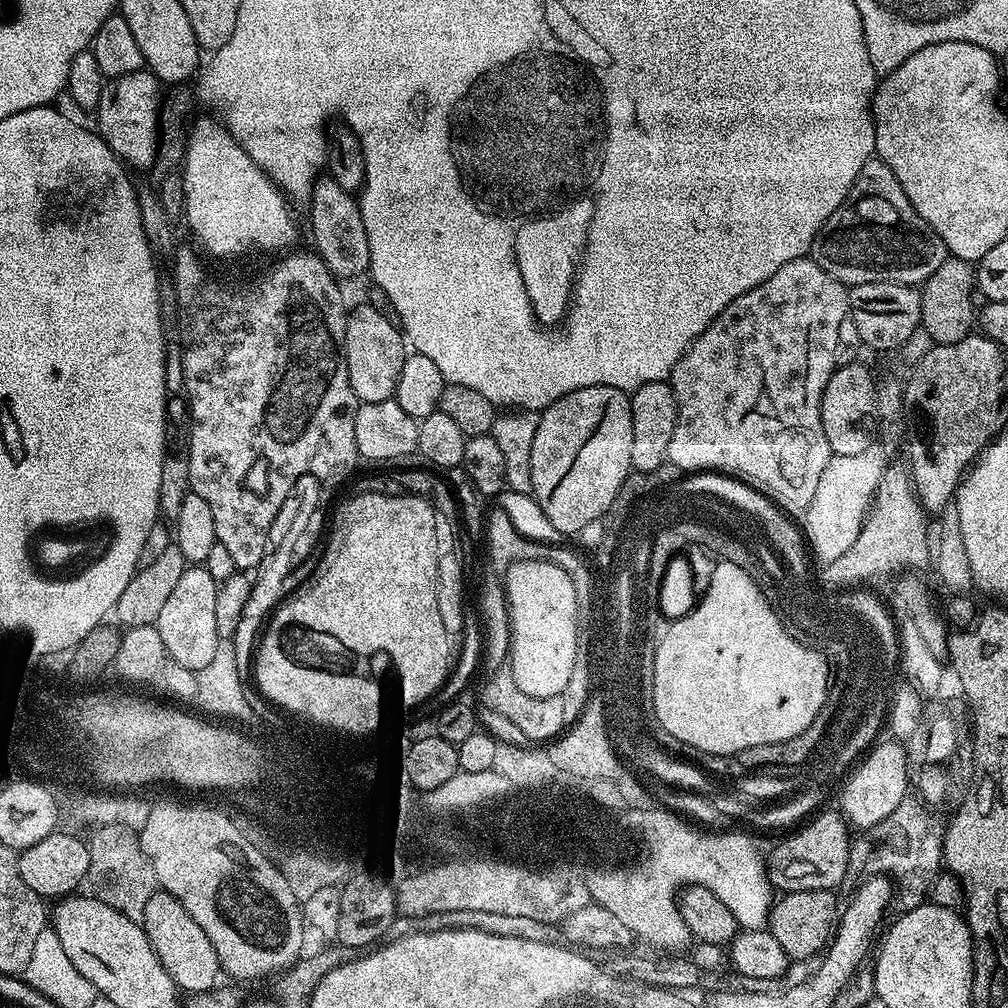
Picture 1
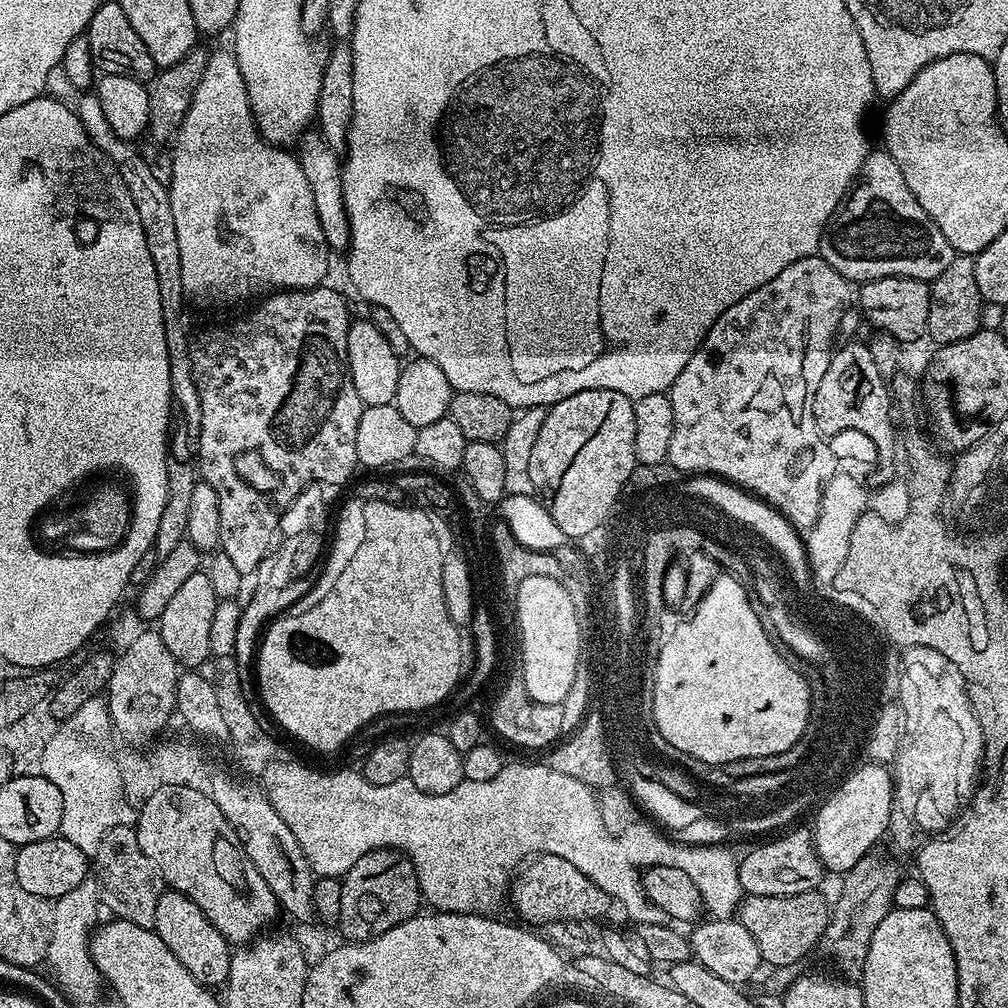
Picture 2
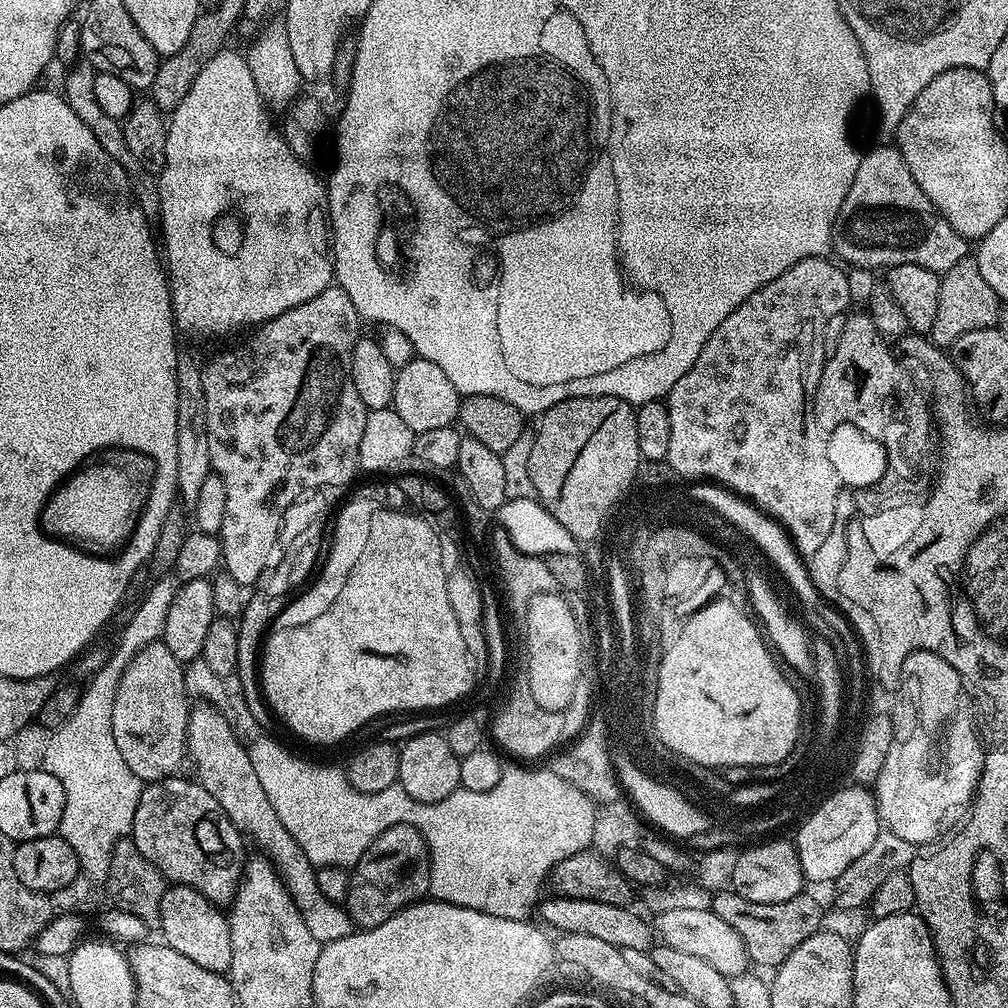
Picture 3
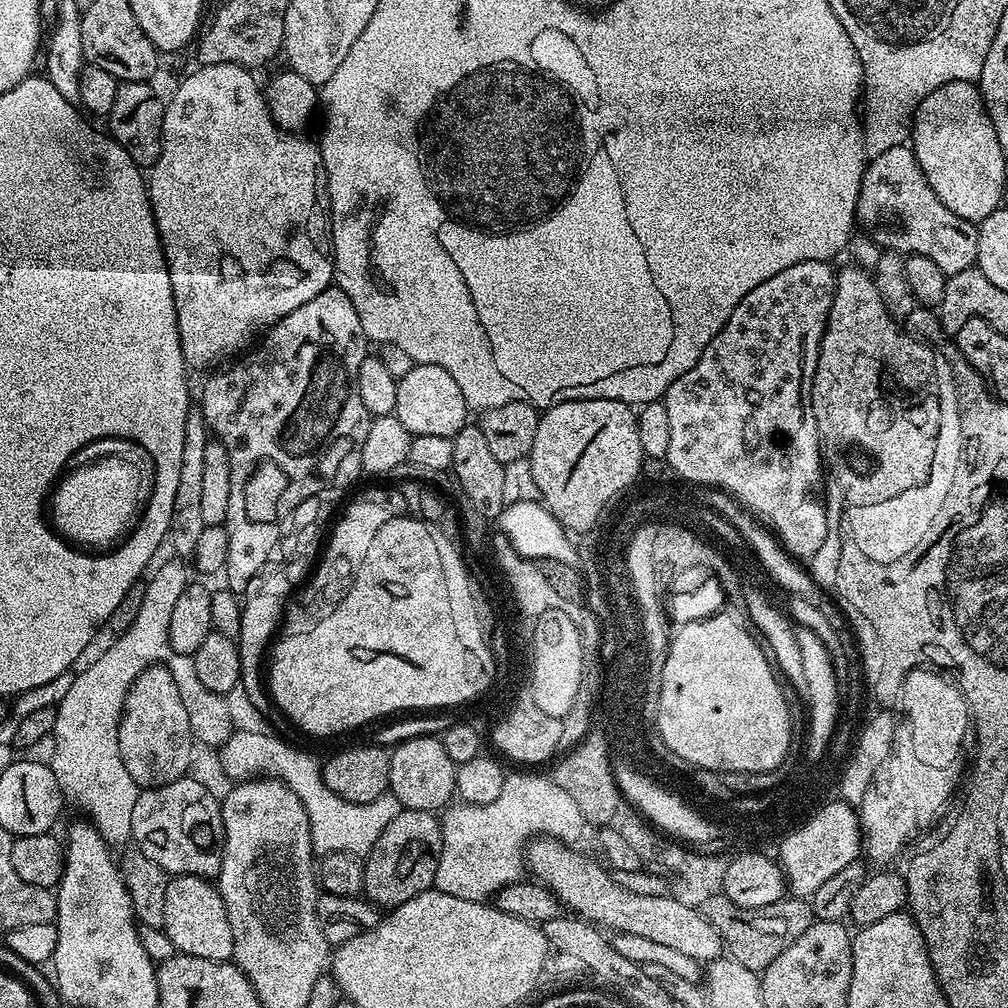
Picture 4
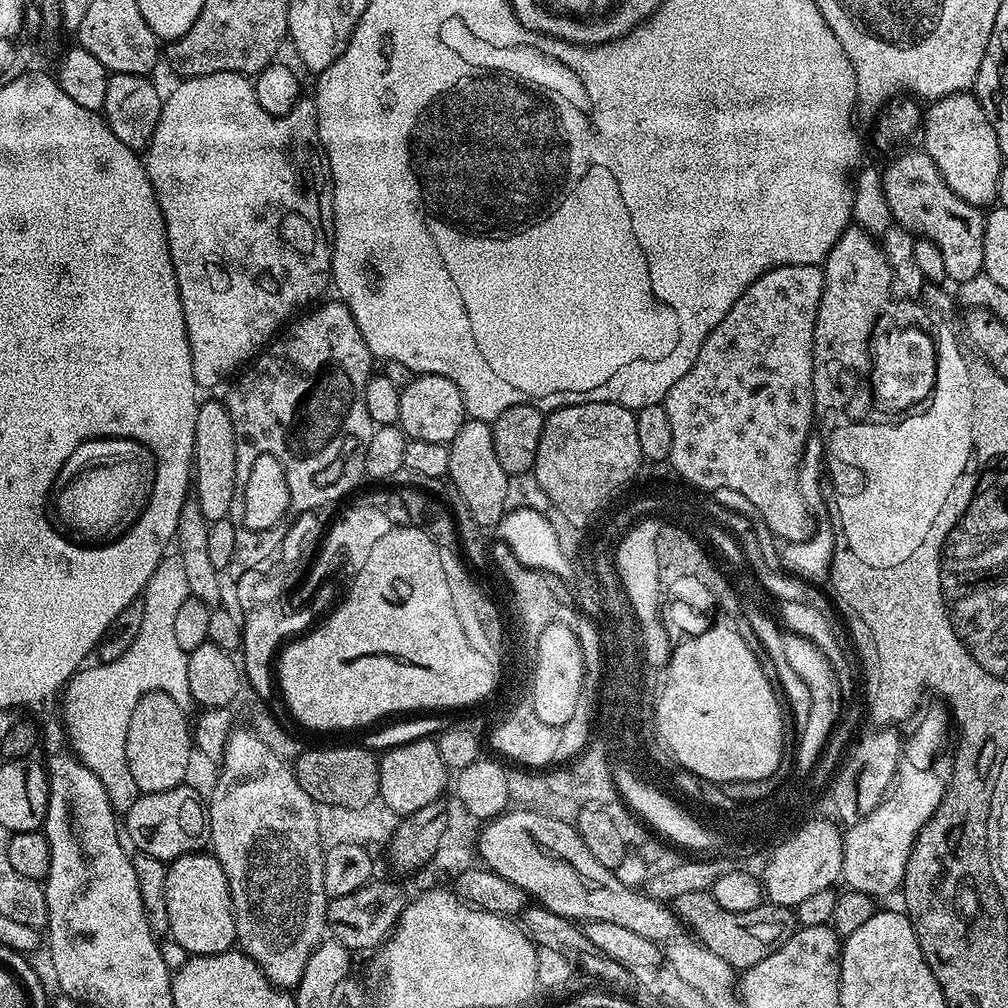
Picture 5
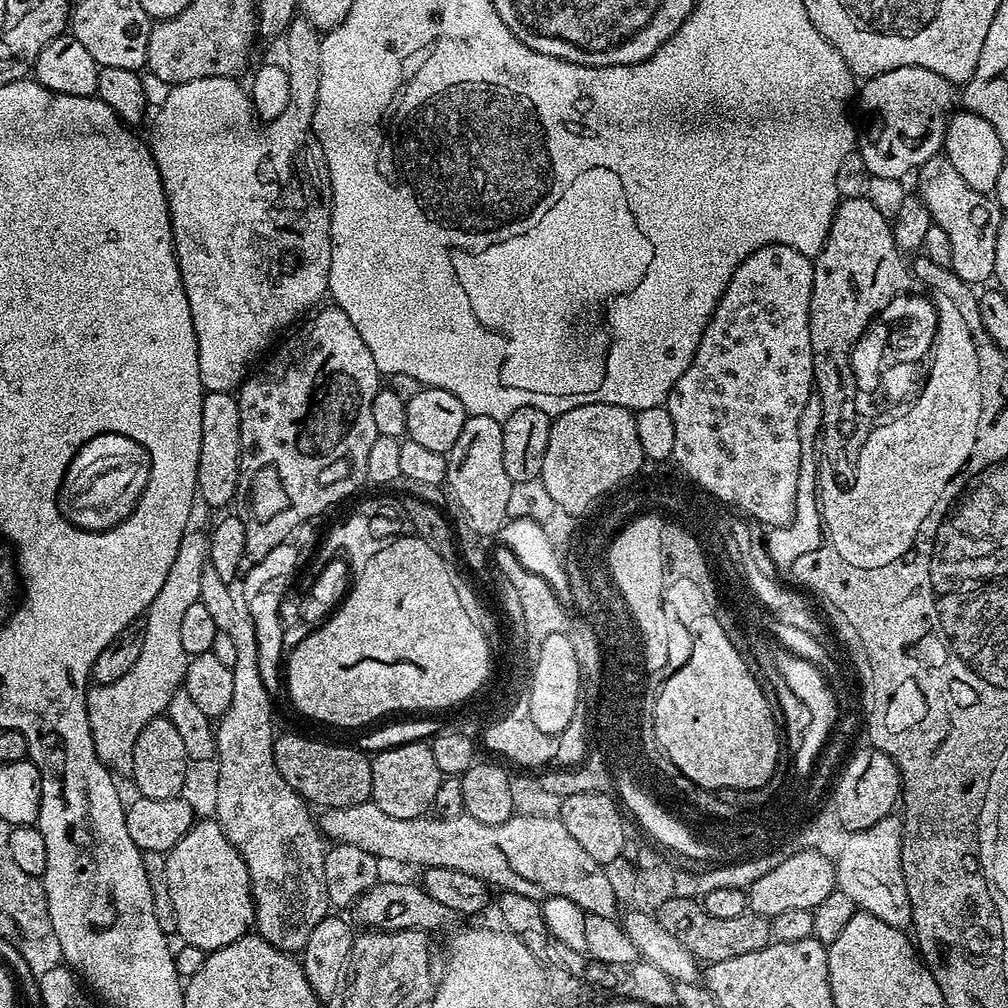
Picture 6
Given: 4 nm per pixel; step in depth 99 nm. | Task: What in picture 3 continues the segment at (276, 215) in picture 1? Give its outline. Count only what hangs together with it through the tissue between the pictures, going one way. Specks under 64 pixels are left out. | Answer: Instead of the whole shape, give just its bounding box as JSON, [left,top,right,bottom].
[158,54,334,336]

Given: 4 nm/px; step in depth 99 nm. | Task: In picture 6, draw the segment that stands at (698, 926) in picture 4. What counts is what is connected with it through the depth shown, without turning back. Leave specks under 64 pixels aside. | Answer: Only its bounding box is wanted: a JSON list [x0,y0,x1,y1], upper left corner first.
[318,803,616,917]

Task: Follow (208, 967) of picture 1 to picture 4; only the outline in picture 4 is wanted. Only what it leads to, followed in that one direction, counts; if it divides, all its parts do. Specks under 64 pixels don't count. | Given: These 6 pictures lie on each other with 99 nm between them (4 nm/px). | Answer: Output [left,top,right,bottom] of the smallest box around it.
[163,876,234,962]

